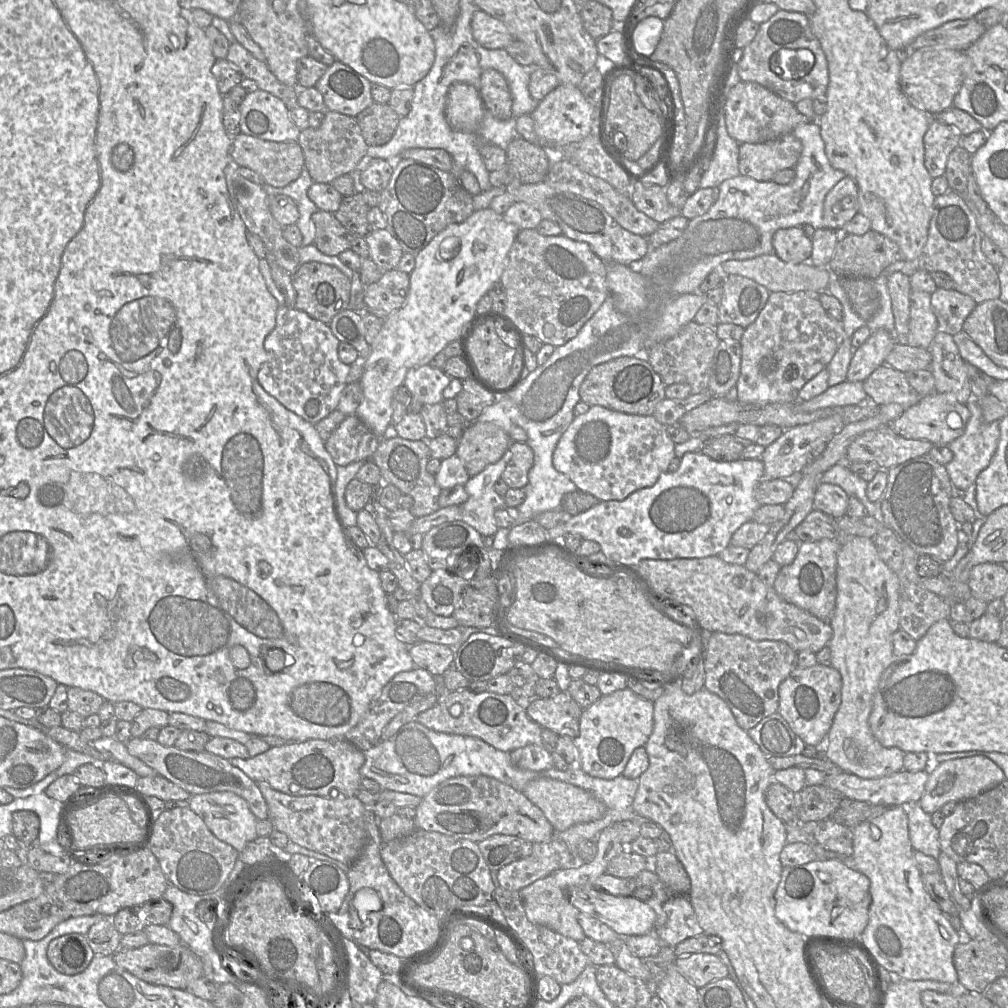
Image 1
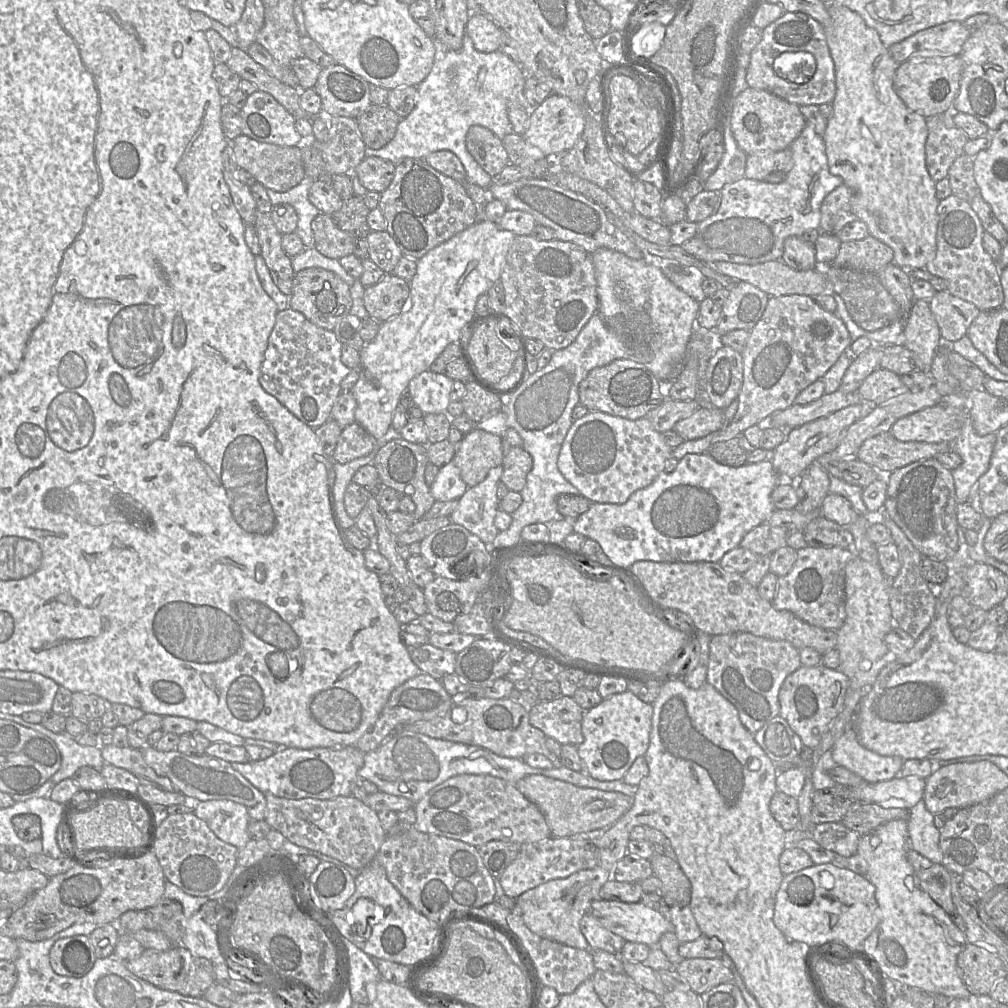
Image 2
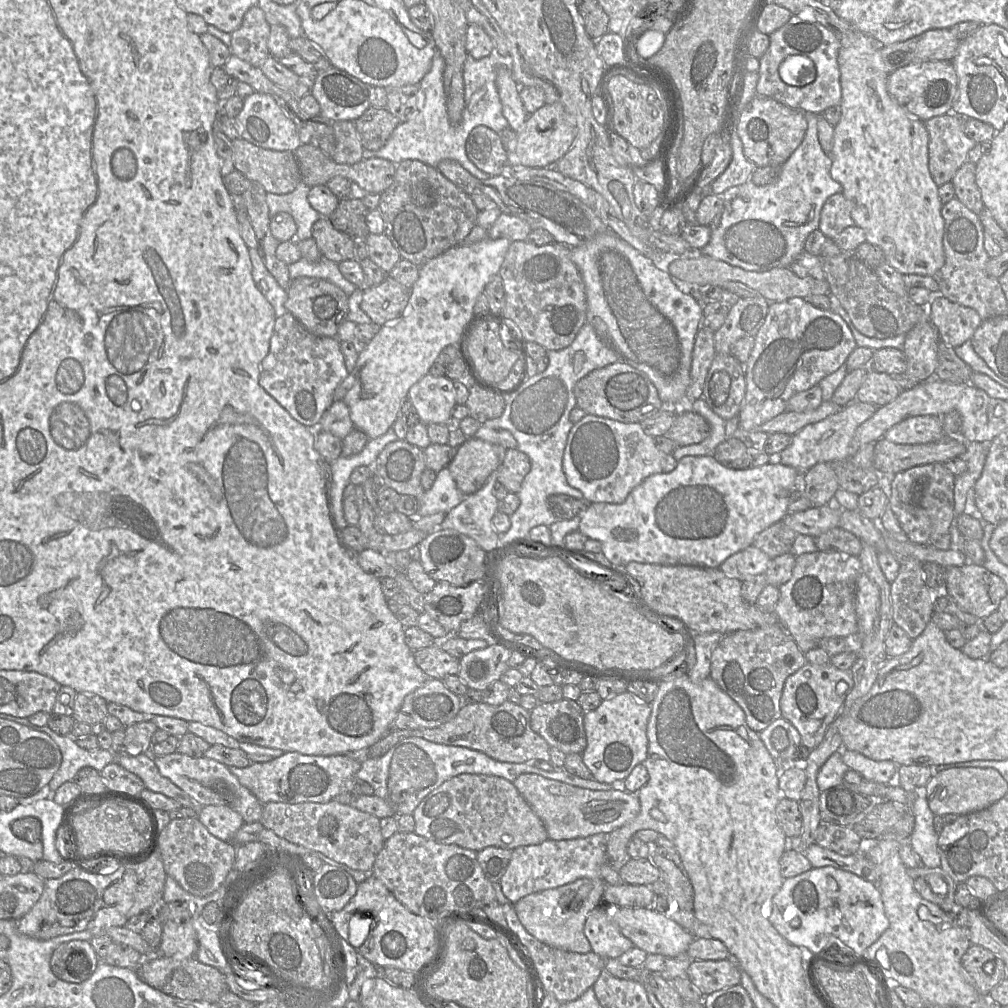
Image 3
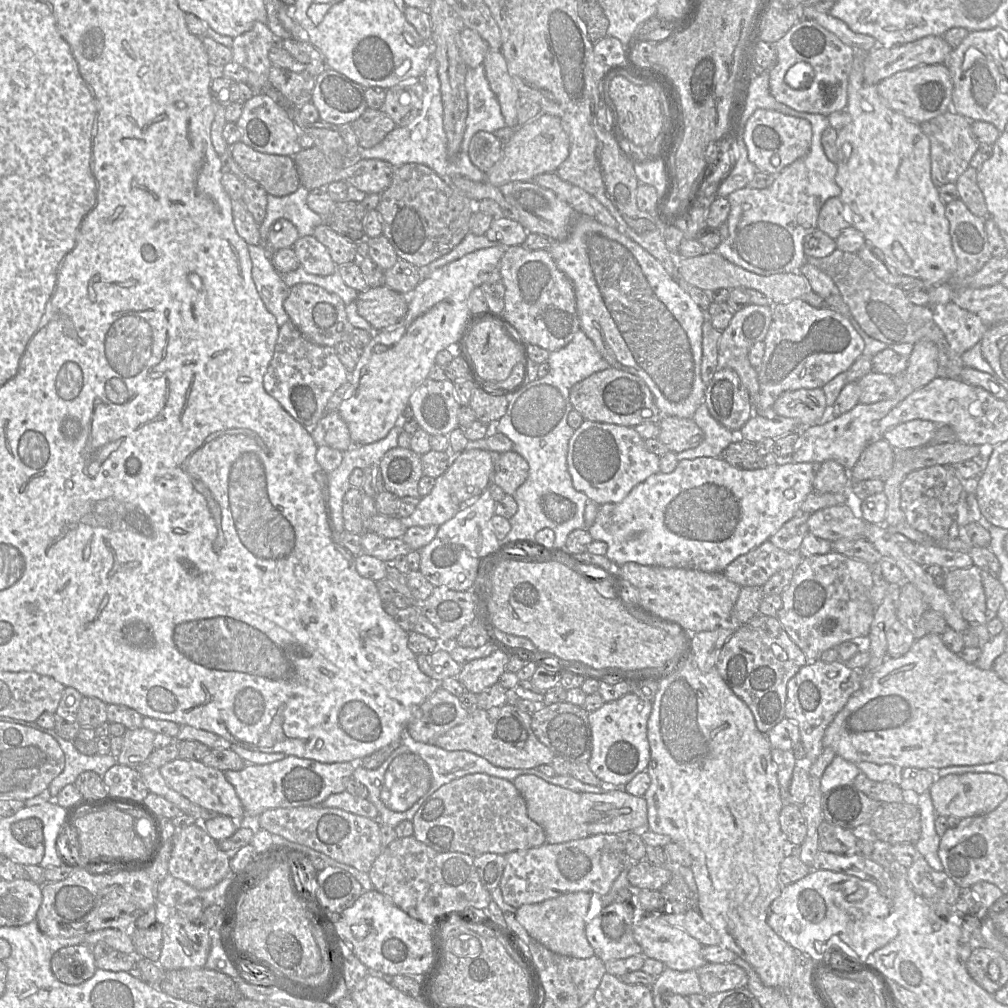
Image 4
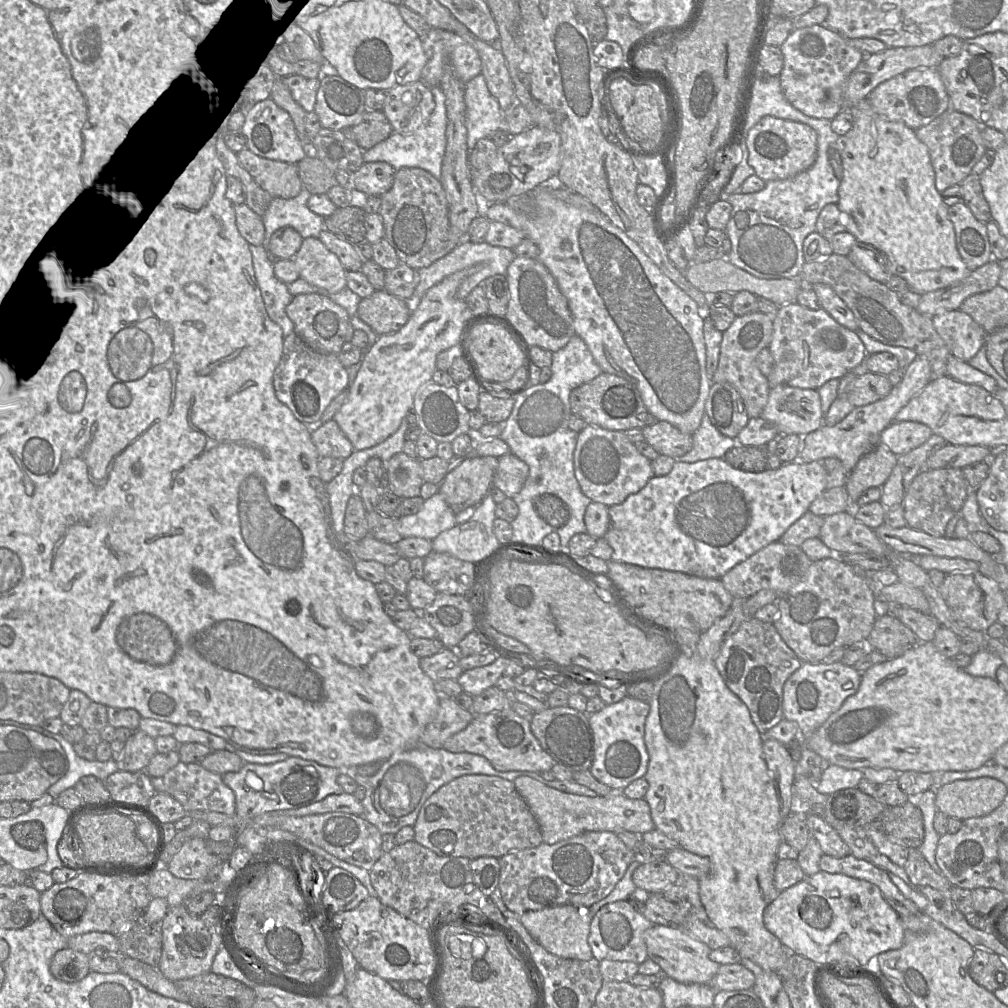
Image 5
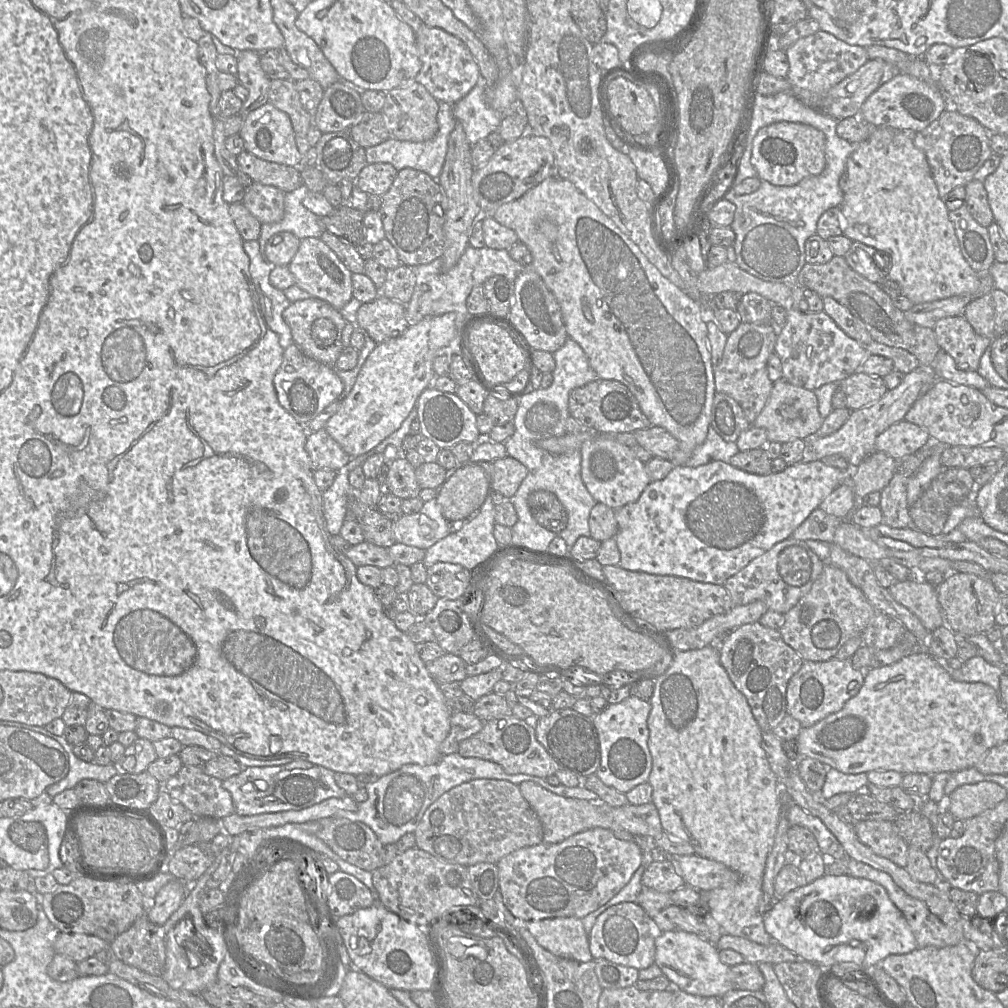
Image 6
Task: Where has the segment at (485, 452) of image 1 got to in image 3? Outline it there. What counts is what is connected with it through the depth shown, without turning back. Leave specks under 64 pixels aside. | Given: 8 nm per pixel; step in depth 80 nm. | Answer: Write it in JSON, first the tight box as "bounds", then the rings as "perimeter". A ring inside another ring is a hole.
{"bounds":[447,436,499,496],"perimeter":[[[473,436],[468,437],[462,445],[455,449],[454,456],[447,467],[458,489],[465,496],[477,492],[485,484],[490,474],[498,469],[497,445],[499,444],[493,444]]]}

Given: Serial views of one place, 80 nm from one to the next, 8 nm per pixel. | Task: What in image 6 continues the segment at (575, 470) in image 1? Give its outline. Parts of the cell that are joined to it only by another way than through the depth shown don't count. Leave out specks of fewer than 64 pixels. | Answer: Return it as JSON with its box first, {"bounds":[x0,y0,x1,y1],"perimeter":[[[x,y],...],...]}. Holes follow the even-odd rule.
{"bounds":[580,435,651,509],"perimeter":[[[597,435],[586,440],[580,449],[581,477],[591,496],[612,509],[635,502],[651,482],[644,462],[628,447],[615,439],[614,435]]]}

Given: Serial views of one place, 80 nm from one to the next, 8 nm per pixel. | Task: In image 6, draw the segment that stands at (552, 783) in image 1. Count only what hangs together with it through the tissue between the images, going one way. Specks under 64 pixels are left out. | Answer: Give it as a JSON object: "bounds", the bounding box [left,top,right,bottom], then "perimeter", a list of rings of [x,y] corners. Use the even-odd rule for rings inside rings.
{"bounds":[519,781,664,844],"perimeter":[[[523,781],[519,789],[537,813],[543,825],[543,842],[550,844],[560,843],[582,831],[601,827],[606,829],[625,829],[634,835],[659,837],[664,830],[656,806],[651,802],[642,805],[627,805],[613,807],[601,799],[594,801],[578,798],[567,798],[557,795],[533,781]]]}

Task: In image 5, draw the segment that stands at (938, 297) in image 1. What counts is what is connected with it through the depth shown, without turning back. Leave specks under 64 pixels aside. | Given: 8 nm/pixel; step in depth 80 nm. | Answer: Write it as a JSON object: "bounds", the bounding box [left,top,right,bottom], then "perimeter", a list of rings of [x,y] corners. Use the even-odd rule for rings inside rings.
{"bounds":[932,309,989,362],"perimeter":[[[960,309],[936,314],[932,321],[950,354],[964,362],[977,354],[989,335]]]}

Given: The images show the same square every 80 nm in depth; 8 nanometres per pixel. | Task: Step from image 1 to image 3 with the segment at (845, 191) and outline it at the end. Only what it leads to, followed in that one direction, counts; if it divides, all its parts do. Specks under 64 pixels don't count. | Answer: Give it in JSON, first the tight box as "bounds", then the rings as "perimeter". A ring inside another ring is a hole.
{"bounds":[819,192,855,239],"perimeter":[[[842,192],[830,196],[823,205],[819,230],[828,238],[835,239],[845,228],[855,225],[850,204]]]}

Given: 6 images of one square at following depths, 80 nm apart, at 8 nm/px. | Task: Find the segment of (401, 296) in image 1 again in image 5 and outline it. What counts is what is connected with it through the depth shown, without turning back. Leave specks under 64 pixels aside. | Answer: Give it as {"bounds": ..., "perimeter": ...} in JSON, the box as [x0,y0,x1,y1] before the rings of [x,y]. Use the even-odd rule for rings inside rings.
{"bounds":[357,289,414,336],"perimeter":[[[382,289],[360,300],[357,315],[381,336],[400,330],[414,309],[410,302]]]}

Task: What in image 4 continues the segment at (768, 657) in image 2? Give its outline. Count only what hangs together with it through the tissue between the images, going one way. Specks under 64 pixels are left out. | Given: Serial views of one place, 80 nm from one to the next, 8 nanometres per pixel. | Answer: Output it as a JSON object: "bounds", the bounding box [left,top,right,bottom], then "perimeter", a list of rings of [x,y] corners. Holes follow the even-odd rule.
{"bounds":[715,614,807,735],"perimeter":[[[757,614],[723,645],[715,668],[750,709],[758,730],[767,735],[785,717],[788,681],[807,663],[805,654],[788,636],[777,617]]]}

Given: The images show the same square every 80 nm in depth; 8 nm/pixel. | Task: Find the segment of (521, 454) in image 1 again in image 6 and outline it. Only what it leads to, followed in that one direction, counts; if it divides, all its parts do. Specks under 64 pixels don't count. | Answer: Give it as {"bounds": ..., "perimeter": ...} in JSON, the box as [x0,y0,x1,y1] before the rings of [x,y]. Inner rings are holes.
{"bounds":[475,455,528,498],"perimeter":[[[507,455],[493,462],[475,462],[481,465],[489,475],[489,488],[511,498],[525,479],[528,469],[517,459]]]}

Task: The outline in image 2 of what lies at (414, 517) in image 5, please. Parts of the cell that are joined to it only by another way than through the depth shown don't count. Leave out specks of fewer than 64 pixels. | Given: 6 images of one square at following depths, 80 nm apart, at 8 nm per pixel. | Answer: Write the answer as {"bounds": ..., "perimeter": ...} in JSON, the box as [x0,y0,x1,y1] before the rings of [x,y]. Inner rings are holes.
{"bounds":[430,461,468,501],"perimeter":[[[453,461],[440,467],[430,491],[436,501],[459,500],[468,486]]]}

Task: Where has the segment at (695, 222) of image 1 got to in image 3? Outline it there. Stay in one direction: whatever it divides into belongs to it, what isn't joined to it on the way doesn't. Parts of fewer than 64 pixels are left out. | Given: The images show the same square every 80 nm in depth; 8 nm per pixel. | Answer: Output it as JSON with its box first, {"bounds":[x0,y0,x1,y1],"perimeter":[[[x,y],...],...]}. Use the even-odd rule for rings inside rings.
{"bounds":[702,111,843,272],"perimeter":[[[799,111],[808,122],[807,131],[803,142],[781,166],[781,175],[777,182],[757,186],[749,180],[726,190],[723,194],[724,210],[721,222],[717,228],[712,228],[710,242],[702,249],[703,254],[747,271],[765,272],[774,268],[789,267],[804,251],[809,234],[819,229],[823,205],[830,196],[842,192],[843,187],[831,177],[832,159],[819,142],[818,114]]]}

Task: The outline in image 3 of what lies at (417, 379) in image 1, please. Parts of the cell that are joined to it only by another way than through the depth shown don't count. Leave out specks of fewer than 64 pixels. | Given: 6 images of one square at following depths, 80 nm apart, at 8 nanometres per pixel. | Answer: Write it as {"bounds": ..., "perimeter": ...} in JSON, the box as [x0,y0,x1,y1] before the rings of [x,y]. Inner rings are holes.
{"bounds":[408,374,457,424],"perimeter":[[[426,374],[410,387],[408,397],[421,422],[452,424],[452,410],[457,402],[453,381],[447,376]]]}

